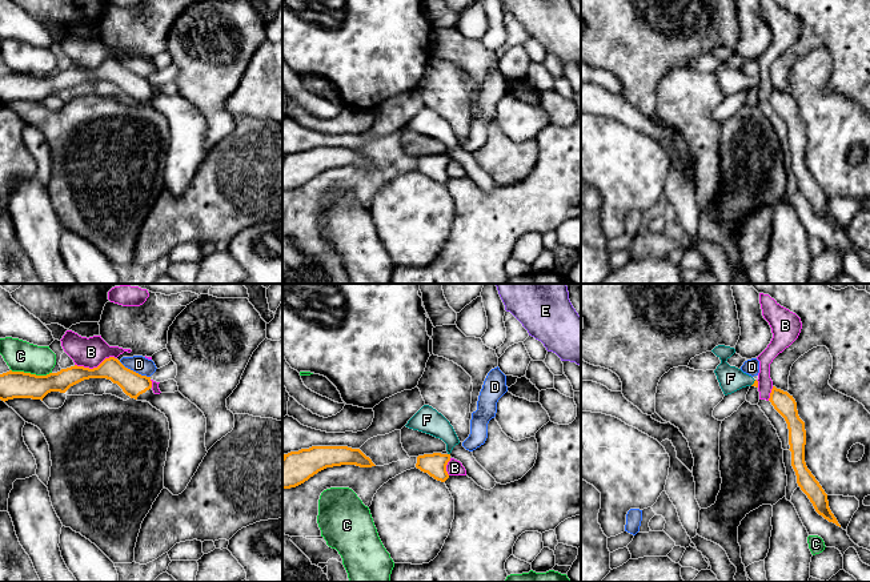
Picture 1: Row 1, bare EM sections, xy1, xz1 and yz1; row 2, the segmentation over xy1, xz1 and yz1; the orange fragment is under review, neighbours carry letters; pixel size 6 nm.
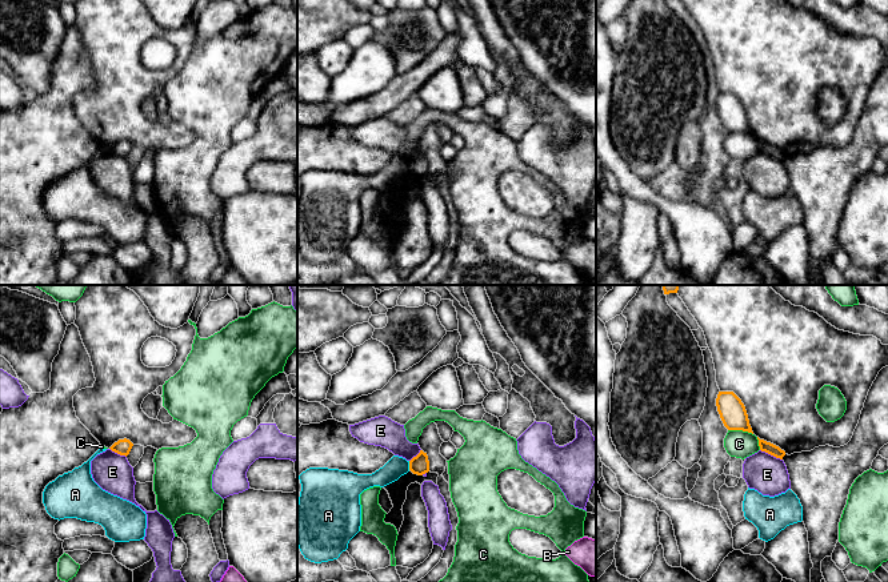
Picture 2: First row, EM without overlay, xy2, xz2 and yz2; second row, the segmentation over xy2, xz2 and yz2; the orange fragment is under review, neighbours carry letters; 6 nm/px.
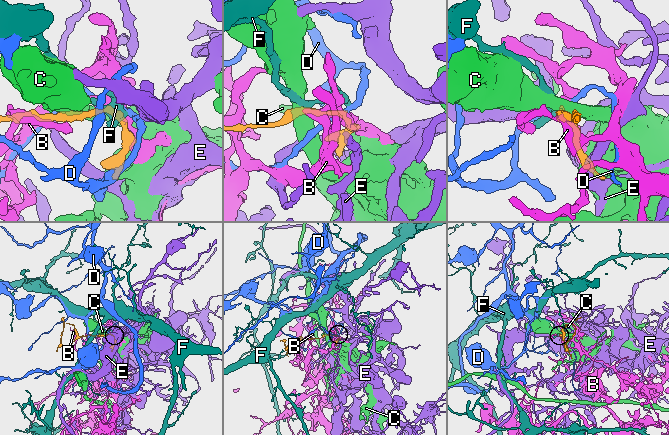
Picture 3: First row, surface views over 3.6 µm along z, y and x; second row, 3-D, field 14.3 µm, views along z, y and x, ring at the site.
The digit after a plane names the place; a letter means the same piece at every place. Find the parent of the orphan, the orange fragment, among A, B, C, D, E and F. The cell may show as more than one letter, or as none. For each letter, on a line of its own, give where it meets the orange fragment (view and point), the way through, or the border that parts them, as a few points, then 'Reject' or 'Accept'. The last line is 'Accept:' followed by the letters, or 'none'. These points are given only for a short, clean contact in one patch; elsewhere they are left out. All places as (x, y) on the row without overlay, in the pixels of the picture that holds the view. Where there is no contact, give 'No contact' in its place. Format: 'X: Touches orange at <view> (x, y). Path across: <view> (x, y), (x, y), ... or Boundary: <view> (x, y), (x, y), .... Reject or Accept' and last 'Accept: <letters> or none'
A: Touches orange at xz2 (410, 167). Boundary: xz2 (408, 163), (410, 171). Reject
B: Touches orange at xy1 (95, 69). Reject
C: Touches orange at xy1 (29, 75). Reject
D: Touches orange at xy1 (135, 73). Boundary: xy1 (119, 63), (149, 79). Reject
E: Touches orange at yz2 (771, 156). Boundary: yz2 (760, 151), (782, 161). Reject
F: Touches orange at yz1 (754, 84). Boundary: yz1 (756, 81), (750, 87). Reject
Accept: none

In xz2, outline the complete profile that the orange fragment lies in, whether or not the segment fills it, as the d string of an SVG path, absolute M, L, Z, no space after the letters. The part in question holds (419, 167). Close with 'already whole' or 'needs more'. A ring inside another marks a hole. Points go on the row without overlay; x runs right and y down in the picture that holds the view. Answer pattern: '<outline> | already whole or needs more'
M420 154L409 162L409 172L413 176L423 177L429 173L429 162L427 154Z | already whole

